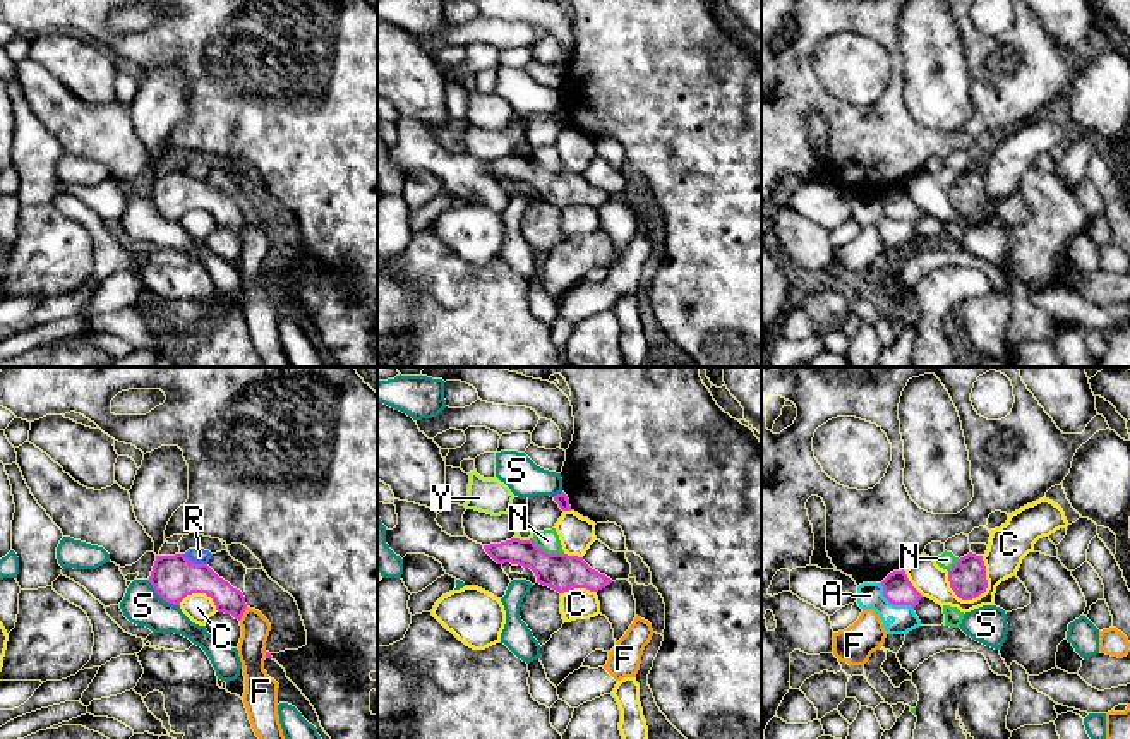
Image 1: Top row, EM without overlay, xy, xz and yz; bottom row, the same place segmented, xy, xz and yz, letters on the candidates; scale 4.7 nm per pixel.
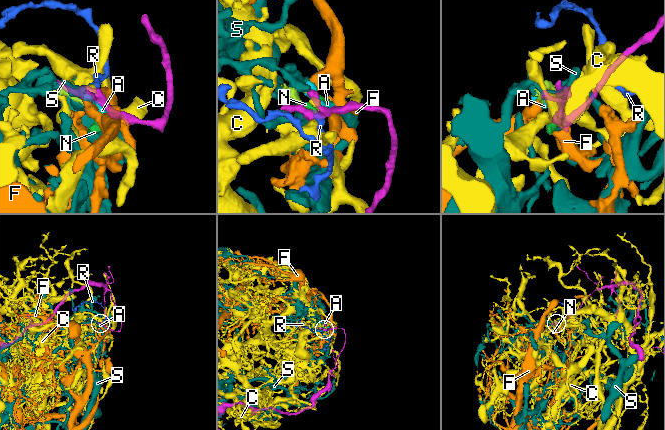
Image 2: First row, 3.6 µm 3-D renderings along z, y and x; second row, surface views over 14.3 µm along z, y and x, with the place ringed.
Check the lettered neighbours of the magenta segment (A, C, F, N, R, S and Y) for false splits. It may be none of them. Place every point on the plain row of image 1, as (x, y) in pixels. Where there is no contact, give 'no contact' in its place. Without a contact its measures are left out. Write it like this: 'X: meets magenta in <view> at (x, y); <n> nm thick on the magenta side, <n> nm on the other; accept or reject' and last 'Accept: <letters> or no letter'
A: meets magenta in yz at (892, 218); 140 nm thick on the magenta side, 130 nm on the other; reject
C: meets magenta in yz at (986, 203); 180 nm thick on the magenta side, 190 nm on the other; reject
F: meets magenta in xy at (242, 230); 130 nm thick on the magenta side, 130 nm on the other; reject
N: meets magenta in xz at (546, 168); 180 nm thick on the magenta side, 100 nm on the other; reject
R: meets magenta in xy at (194, 179); 200 nm thick on the magenta side, 80 nm on the other; reject
S: meets magenta in xy at (162, 213); 200 nm thick on the magenta side, 180 nm on the other; reject
Y: meets magenta in xz at (523, 156); 180 nm thick on the magenta side, 80 nm on the other; reject
Accept: no letter

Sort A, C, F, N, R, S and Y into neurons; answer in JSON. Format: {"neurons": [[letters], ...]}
{"neurons": [["A", "Y"], ["C"], ["F"], ["N", "R"], ["S"]]}

